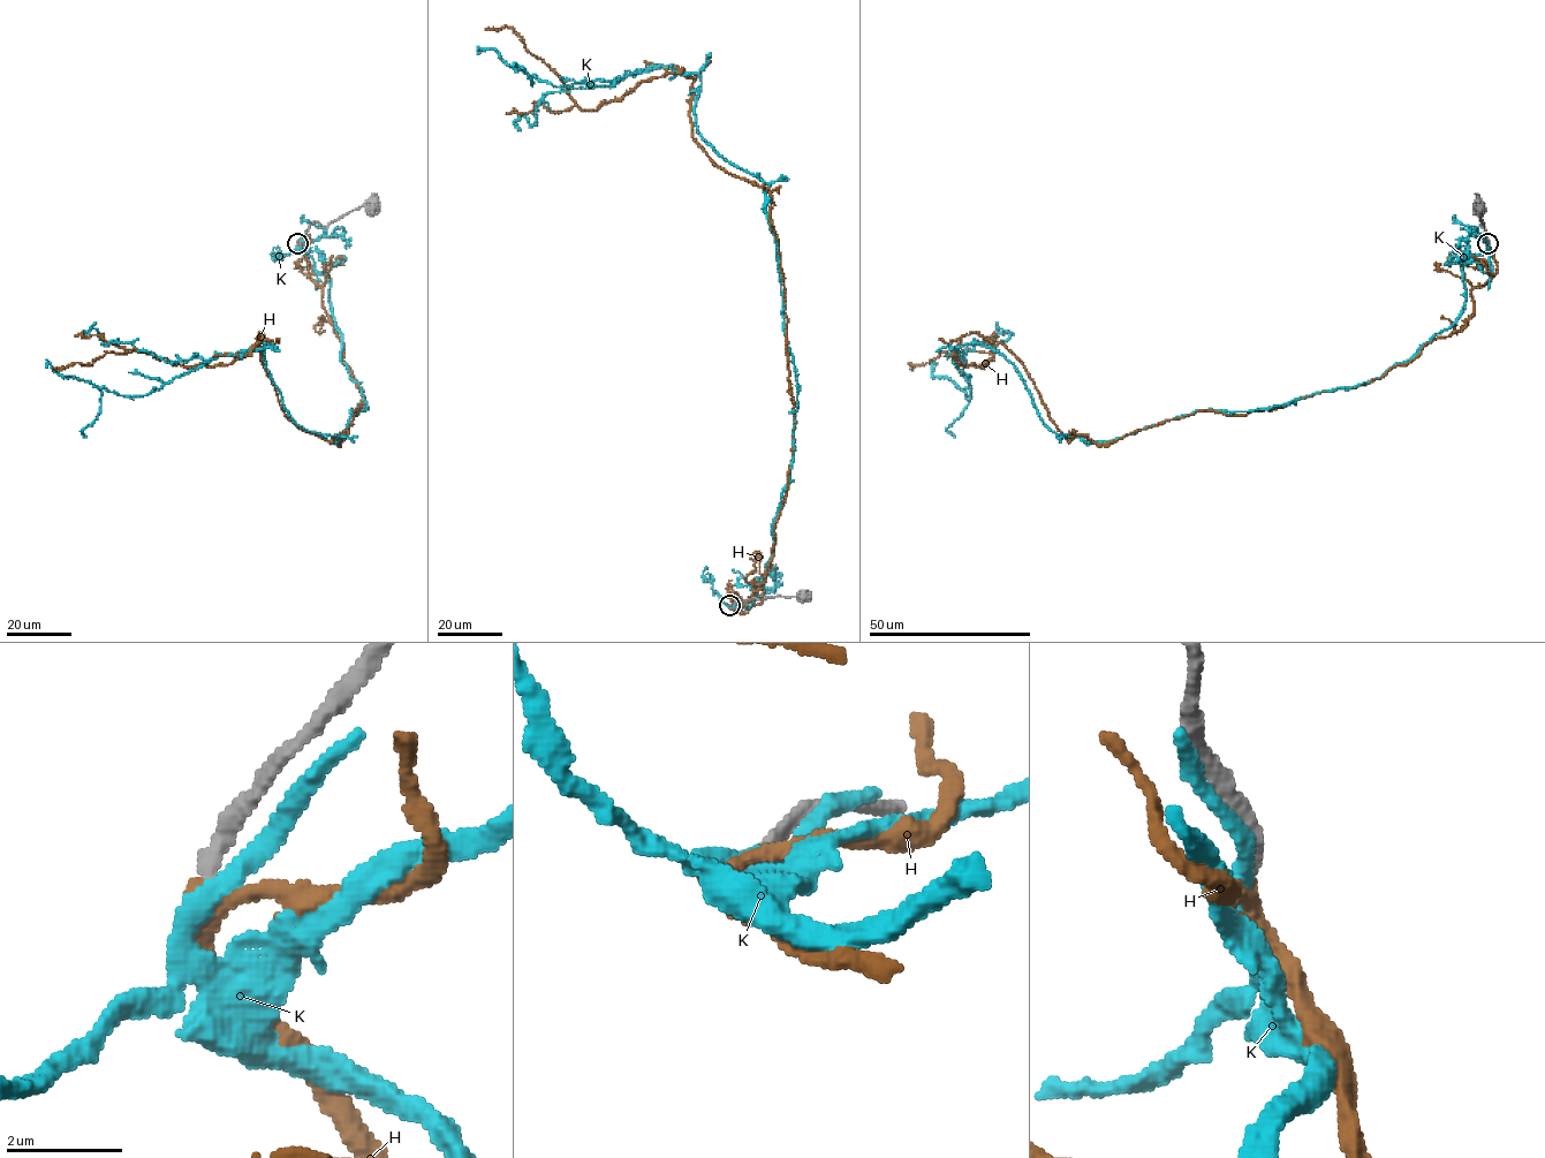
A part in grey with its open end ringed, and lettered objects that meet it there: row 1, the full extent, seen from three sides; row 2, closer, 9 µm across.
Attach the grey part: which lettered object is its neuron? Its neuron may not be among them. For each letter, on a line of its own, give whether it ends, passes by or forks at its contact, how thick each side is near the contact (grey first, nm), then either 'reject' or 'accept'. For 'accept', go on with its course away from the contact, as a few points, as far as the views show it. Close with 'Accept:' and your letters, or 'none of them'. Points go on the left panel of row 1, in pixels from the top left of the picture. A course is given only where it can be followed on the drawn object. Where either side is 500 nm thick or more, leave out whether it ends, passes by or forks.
H: it passes by | 280/260 nm | accept | via (298, 242), (361, 388), (340, 443), (285, 415), (259, 332), (229, 363), (188, 366), (131, 349), (54, 368)
K: it passes by | 300/280 nm | reject
Accept: H

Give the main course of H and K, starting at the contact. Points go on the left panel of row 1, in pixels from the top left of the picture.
H: (298, 242), (361, 388), (340, 443), (285, 415), (259, 332), (229, 363), (188, 366), (131, 349), (54, 368)
K: (298, 242), (326, 267), (340, 361), (364, 400), (339, 440), (293, 421), (267, 343), (131, 396), (45, 358)

